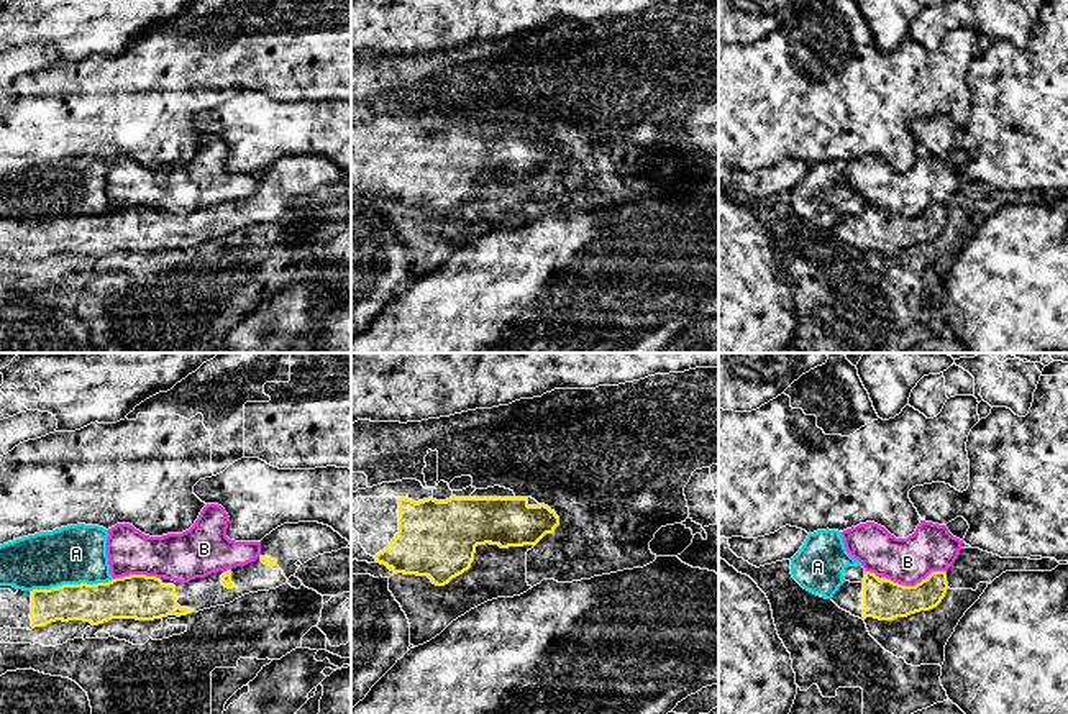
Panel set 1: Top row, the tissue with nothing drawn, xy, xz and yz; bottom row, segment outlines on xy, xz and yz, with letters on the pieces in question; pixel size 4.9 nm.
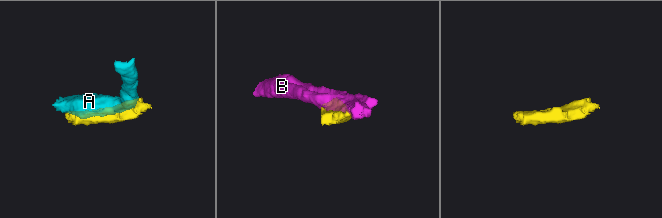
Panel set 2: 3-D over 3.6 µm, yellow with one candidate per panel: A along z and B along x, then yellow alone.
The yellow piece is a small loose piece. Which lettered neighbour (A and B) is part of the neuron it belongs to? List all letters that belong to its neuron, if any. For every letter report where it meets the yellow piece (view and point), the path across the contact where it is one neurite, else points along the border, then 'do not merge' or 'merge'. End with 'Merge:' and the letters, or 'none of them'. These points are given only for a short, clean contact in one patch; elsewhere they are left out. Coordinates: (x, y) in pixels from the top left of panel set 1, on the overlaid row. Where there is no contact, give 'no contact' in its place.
A: contact xy (71, 585); do not merge
B: contact yz (916, 585); do not merge
Merge: none of them

